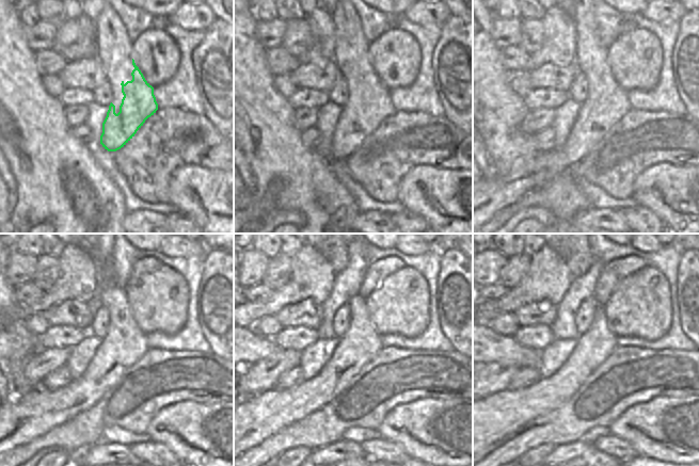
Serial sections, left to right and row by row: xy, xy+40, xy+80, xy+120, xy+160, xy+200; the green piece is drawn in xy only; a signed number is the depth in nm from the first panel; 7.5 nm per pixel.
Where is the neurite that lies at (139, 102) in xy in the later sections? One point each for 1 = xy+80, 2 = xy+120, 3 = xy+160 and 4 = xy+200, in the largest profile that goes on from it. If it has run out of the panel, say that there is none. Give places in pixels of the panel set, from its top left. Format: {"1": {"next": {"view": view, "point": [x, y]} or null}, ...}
{"1": {"next": {"view": "xy+80", "point": [592, 122]}}, "2": {"next": {"view": "xy+120", "point": [22, 419]}}, "3": {"next": {"view": "xy+160", "point": [256, 418]}}, "4": {"next": {"view": "xy+200", "point": [495, 416]}}}

